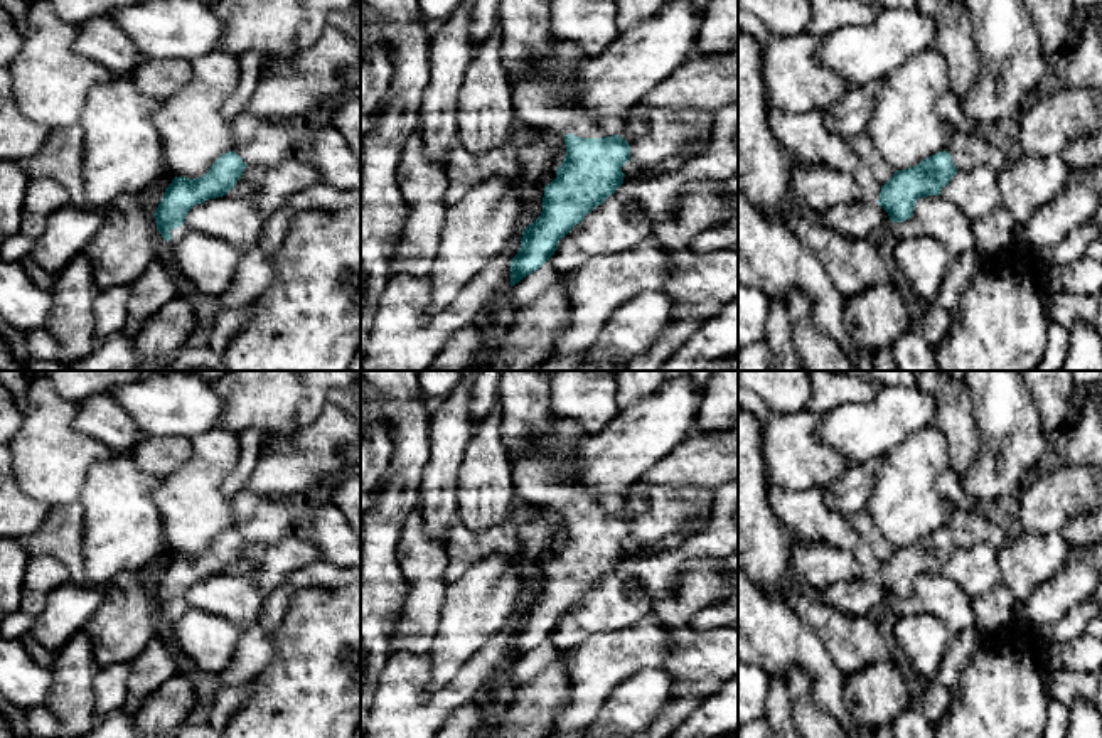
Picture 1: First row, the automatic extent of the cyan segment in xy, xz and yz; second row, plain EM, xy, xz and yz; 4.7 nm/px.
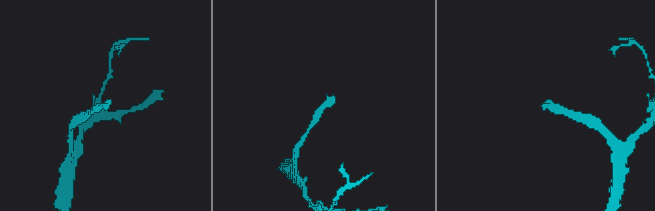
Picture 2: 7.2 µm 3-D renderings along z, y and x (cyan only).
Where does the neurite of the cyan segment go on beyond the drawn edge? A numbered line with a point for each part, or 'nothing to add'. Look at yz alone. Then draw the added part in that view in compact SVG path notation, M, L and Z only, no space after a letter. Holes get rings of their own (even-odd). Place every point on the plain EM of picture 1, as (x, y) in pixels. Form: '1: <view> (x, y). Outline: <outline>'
1: yz (804, 516). Outline: M767 480L767 497L789 537L800 544L821 541L849 551L861 563L866 578L880 578L881 561L851 527L848 517L827 505L824 489L787 490Z

